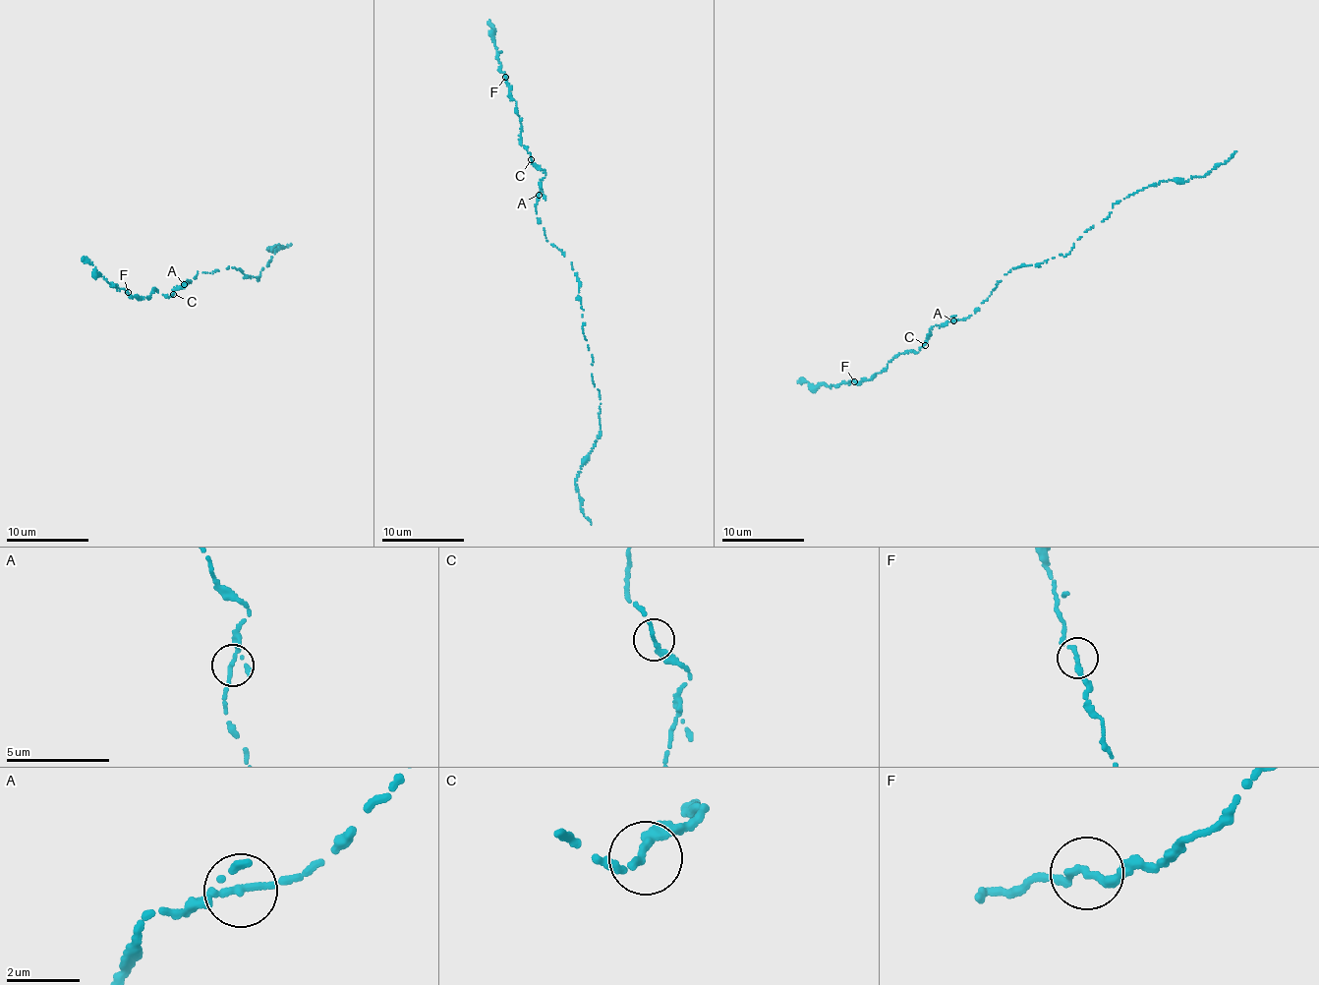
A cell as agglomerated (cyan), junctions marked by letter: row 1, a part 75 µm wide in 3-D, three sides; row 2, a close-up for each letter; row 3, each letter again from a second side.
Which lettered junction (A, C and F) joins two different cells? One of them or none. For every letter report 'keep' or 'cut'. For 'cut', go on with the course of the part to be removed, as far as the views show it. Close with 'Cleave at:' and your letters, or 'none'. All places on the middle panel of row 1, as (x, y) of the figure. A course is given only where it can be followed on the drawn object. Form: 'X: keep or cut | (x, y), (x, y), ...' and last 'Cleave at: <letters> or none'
A: keep
C: keep
F: keep
Cleave at: none

